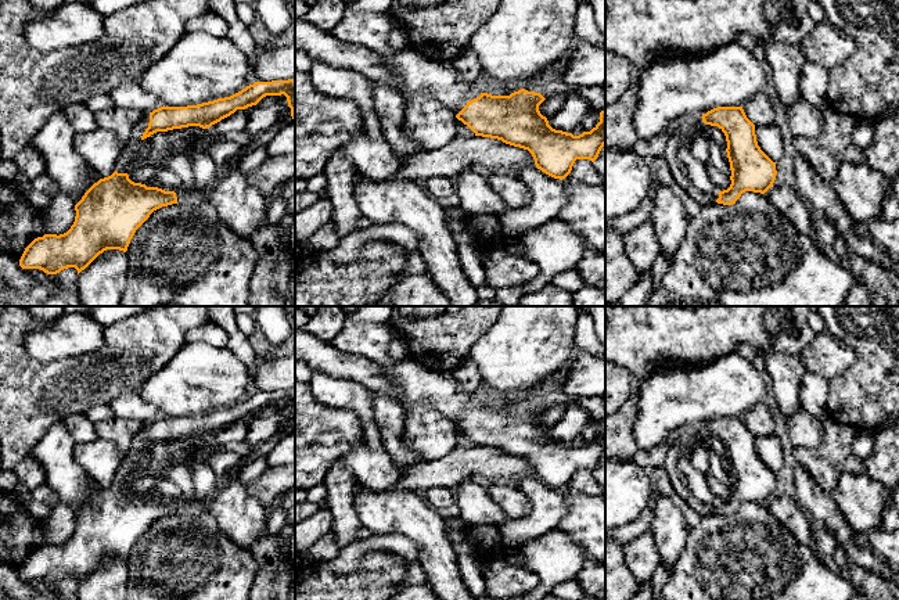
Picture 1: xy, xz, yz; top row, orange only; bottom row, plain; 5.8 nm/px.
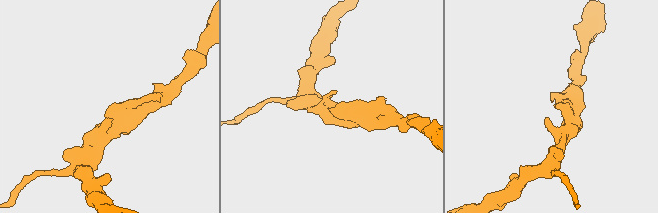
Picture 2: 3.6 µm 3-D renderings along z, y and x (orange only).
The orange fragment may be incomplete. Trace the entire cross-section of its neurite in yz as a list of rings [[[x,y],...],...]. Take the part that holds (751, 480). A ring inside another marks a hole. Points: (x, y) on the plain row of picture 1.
[[[718,417],[704,424],[705,435],[718,436],[726,446],[731,495],[719,502],[718,514],[733,515],[745,502],[765,504],[776,491],[776,473],[758,456],[755,435],[742,417]]]

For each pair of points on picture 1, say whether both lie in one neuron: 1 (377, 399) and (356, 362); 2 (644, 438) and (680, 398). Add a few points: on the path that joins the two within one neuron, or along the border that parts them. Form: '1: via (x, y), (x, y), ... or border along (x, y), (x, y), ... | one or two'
1: border along (369, 390), (392, 396), (402, 405) | two
2: via (651, 428), (671, 408) | one

